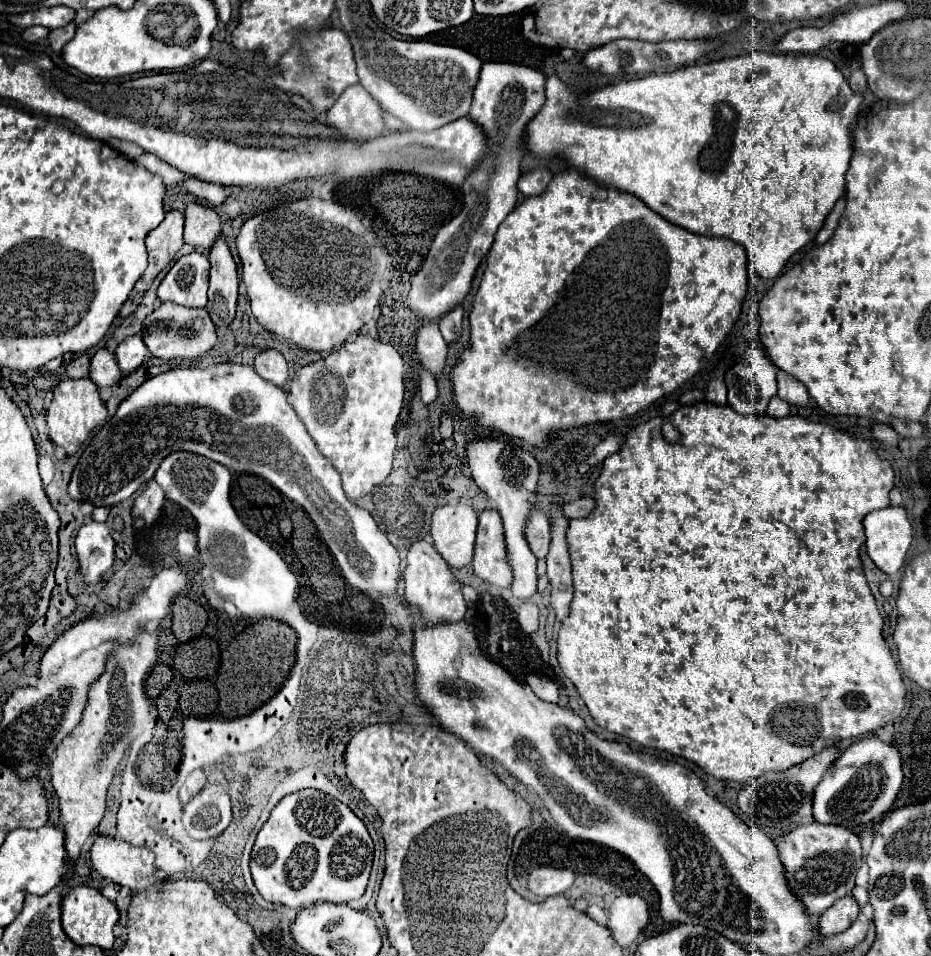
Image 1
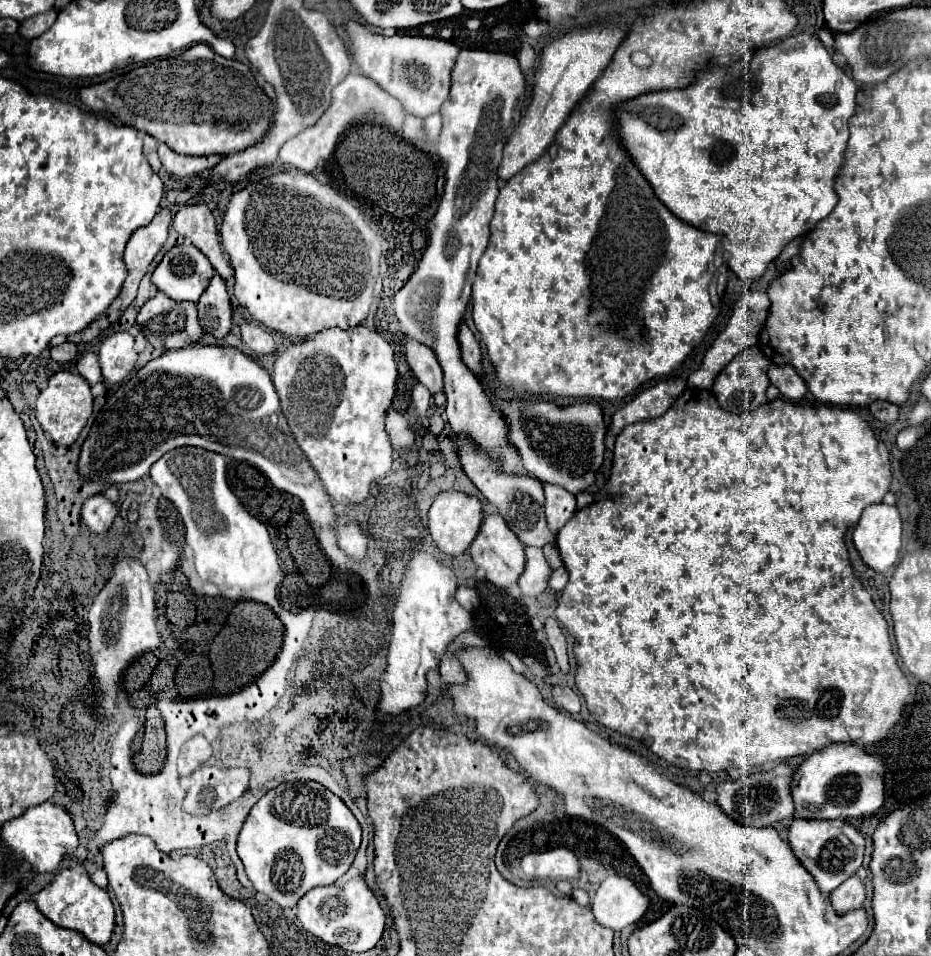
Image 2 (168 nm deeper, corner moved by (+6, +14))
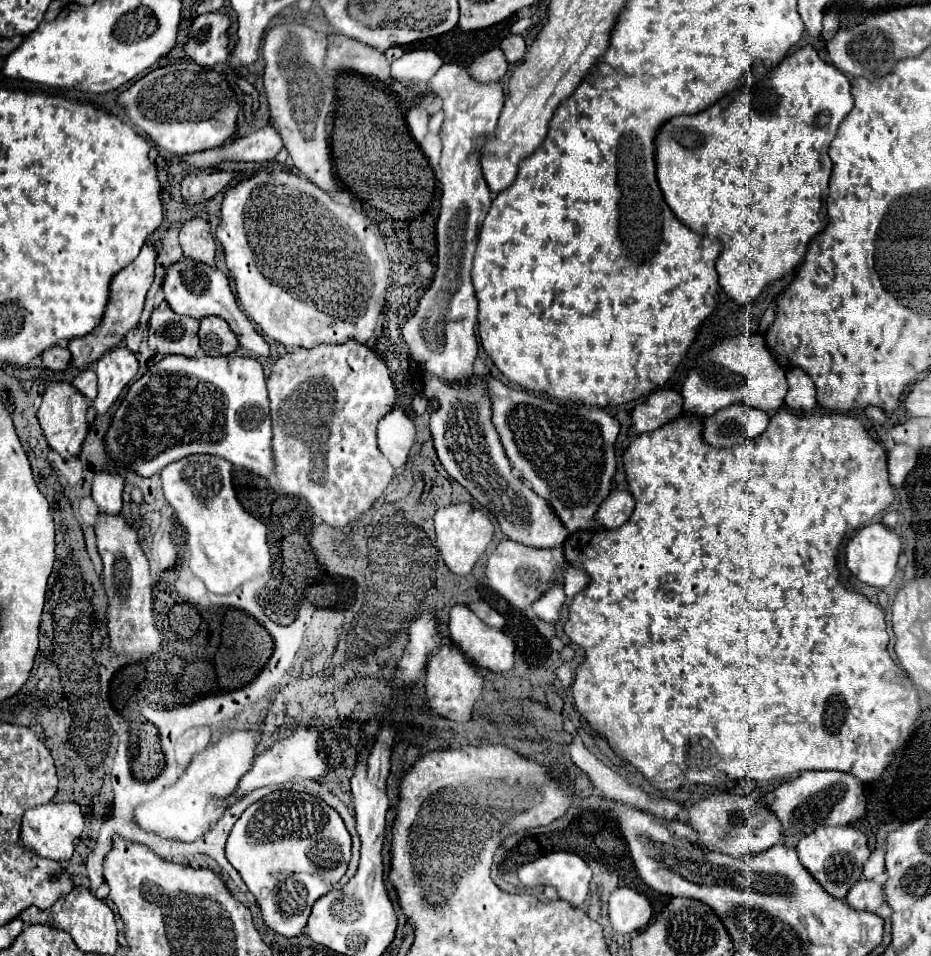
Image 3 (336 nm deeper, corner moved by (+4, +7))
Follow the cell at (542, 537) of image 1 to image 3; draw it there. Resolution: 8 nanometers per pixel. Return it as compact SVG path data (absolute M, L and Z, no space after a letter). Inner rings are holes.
M428 373L424 395L430 401L438 401L438 409L430 415L430 431L436 455L446 473L498 519L504 535L512 541L538 549L562 545L568 531L554 509L548 509L548 501L512 475L512 465L504 453L500 435L492 425L492 403L488 401L488 389L484 389L484 377L474 375L468 381L448 383L434 373Z

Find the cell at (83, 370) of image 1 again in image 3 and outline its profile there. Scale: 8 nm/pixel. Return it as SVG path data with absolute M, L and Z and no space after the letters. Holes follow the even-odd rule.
M58 345L48 347L48 349L42 353L42 363L44 363L46 369L64 371L64 369L70 365L70 351L68 351L68 349L62 349L62 347L58 347Z

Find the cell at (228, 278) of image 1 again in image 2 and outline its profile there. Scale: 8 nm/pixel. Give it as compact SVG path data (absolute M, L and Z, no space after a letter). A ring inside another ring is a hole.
M214 274L208 282L208 288L198 300L198 318L204 332L214 338L222 338L232 328L232 304L226 290L226 282L220 274Z

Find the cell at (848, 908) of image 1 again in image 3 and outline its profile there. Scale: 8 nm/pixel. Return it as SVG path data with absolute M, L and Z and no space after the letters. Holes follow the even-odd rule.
M860 879L856 887L852 887L852 893L848 893L846 903L860 911L876 911L884 903L884 889L870 879Z

